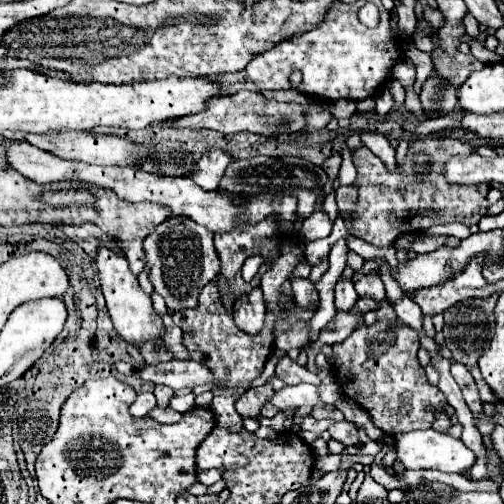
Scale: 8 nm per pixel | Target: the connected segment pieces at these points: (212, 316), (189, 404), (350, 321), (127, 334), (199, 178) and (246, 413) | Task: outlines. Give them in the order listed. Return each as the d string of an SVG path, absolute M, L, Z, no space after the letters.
M216 281L208 283L200 297L198 297L198 307L194 309L184 309L174 313L174 323L182 329L182 343L188 351L188 355L208 369L212 369L214 381L224 387L238 387L238 385L248 385L254 381L262 369L264 363L270 355L270 349L274 345L274 329L276 329L276 315L266 311L266 321L264 327L258 335L248 335L240 331L228 313L228 309L222 303L220 291Z
M193 392L183 396L174 396L170 401L169 407L180 413L186 413L196 407L195 397Z
M336 313L332 319L332 329L324 329L320 333L320 343L334 345L344 341L360 323L362 323L362 313L360 315L350 315L350 313Z
M100 245L98 247L98 255L96 255L96 267L98 267L98 275L100 275L100 289L104 293L106 307L108 307L110 319L112 319L118 335L126 343L144 343L144 341L160 339L164 335L162 317L154 311L152 301L150 301L150 295L146 295L140 289L138 279L130 271L126 257L122 257L122 255L114 253L112 249Z
M206 149L198 161L198 173L194 173L194 181L202 185L202 189L216 191L220 177L224 175L226 165L230 163L230 153L224 149Z
M266 383L262 387L254 387L254 389L248 389L238 401L236 401L236 411L238 415L242 417L258 417L260 415L260 407L268 401L268 397L272 397L274 389Z

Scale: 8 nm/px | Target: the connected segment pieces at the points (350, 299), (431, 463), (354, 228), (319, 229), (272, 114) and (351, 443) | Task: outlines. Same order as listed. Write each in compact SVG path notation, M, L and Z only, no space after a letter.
M340 277L336 283L336 309L348 311L356 303L356 299L358 299L358 293L354 289L354 281Z
M434 429L416 433L398 433L394 437L394 449L396 449L396 459L406 469L438 469L446 473L462 473L464 469L470 469L476 463L476 455L460 439L454 439Z
M360 145L352 151L352 163L358 171L356 187L358 187L358 207L352 221L346 223L348 233L366 243L376 247L392 247L394 241L402 233L420 233L432 225L446 225L446 223L464 223L466 227L476 225L488 211L490 203L486 195L490 191L488 183L480 185L456 185L448 183L446 177L440 173L430 173L422 183L414 183L416 177L412 171L410 161L404 165L404 173L398 169L396 175L388 173L386 165L366 147Z
M322 209L315 210L309 217L302 221L299 236L308 242L330 235L333 223L327 213Z
M234 93L230 97L216 97L206 103L206 111L192 117L180 117L180 121L168 121L172 127L190 127L190 129L214 129L220 133L240 133L250 131L258 135L280 135L284 131L296 133L306 127L302 105L296 103L278 103L262 97L262 93Z
M340 421L340 423L332 423L328 427L328 433L332 439L344 443L346 447L362 447L362 441L358 439L358 429L354 423L348 421Z

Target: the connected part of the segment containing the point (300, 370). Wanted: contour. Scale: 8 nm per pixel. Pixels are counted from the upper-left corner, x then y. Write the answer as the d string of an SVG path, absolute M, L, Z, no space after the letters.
M284 355L276 365L276 377L282 379L286 385L298 385L298 383L312 383L320 385L320 377L310 373L306 367L300 367L296 361L292 361L288 355Z

